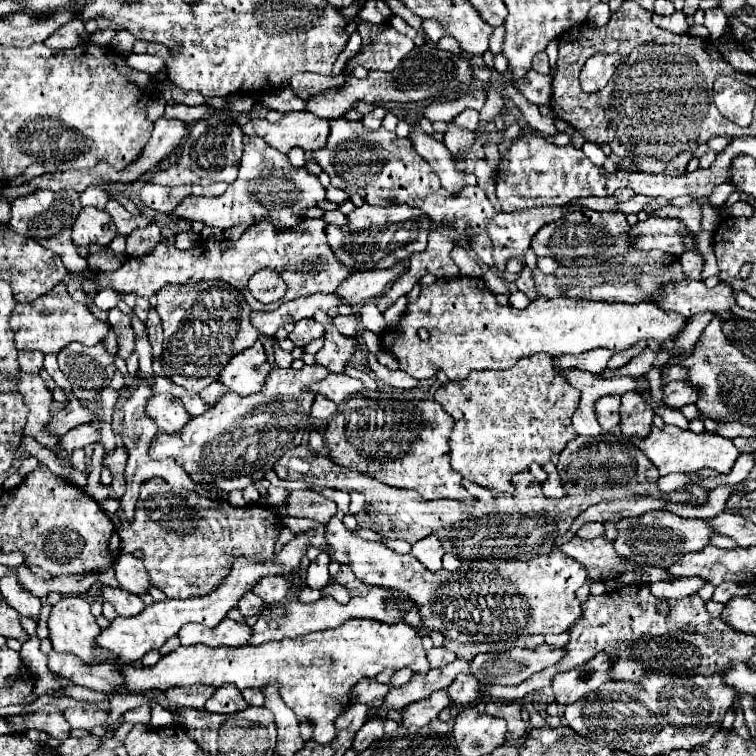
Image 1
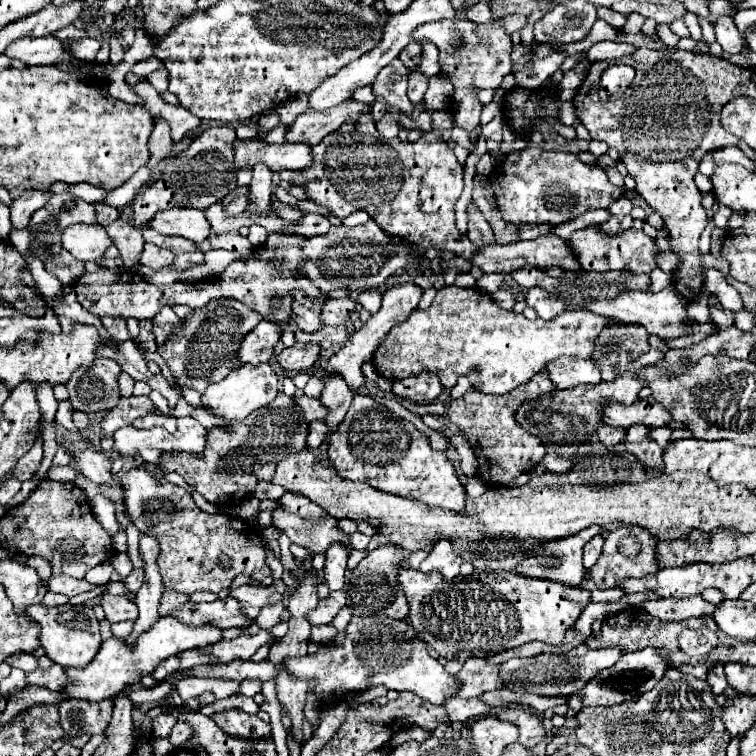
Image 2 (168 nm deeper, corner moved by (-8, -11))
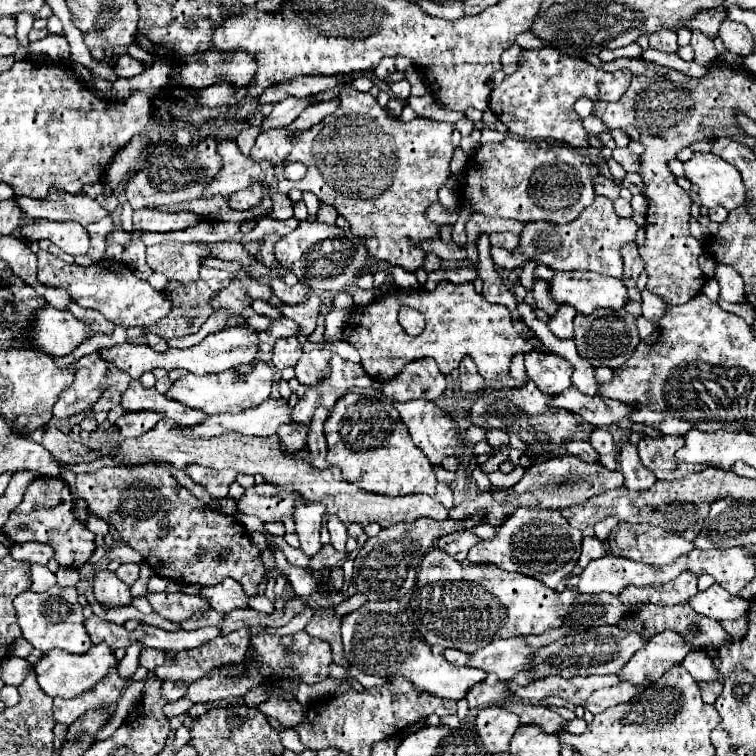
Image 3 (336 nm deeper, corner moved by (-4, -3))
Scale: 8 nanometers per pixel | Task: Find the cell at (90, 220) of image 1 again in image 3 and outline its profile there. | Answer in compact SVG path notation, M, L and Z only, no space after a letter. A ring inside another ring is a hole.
M37 220L23 224L19 230L21 238L27 242L39 242L39 240L51 240L57 244L63 252L71 256L87 254L89 250L89 234L87 230L77 222L49 222L49 220Z

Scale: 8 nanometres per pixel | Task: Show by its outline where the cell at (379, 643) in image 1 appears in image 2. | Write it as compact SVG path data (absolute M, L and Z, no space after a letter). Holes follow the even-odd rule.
M353 616L347 630L339 632L331 644L321 644L321 648L315 654L299 658L283 658L281 664L273 664L269 658L263 658L261 662L233 660L229 664L203 664L171 676L169 684L175 686L179 680L185 680L189 676L233 680L233 682L257 680L259 684L265 682L275 684L281 672L287 672L295 680L305 680L307 684L313 682L317 708L325 706L331 708L335 706L335 702L341 702L341 698L349 700L353 694L373 688L377 684L383 684L399 692L409 690L427 702L443 704L461 686L455 676L447 674L443 666L433 656L429 656L427 646L419 640L415 628L411 628L407 620L395 620L387 616Z

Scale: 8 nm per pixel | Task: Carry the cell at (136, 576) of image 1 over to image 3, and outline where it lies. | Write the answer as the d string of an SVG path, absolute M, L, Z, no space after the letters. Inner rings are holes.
M121 564L117 570L117 578L131 586L139 578L139 566L137 564Z

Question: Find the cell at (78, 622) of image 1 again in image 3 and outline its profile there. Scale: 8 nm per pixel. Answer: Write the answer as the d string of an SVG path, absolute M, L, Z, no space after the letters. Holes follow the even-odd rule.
M49 588L47 592L31 592L25 590L13 600L13 608L17 614L19 628L23 632L23 638L37 650L45 652L51 648L65 650L69 654L83 654L91 648L91 638L83 626L83 612L81 604L77 602L77 590L71 588Z

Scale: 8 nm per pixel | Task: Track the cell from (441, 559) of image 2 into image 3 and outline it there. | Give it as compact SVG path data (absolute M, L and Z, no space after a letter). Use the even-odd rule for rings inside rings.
M455 532L437 540L437 548L443 548L455 560L465 560L467 552L479 542L481 538L473 532Z

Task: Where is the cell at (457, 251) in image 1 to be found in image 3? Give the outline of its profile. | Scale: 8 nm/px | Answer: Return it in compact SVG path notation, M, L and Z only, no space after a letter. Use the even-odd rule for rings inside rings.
M392 267L389 269L389 272L394 276L394 283L398 288L407 290L419 288L415 273L407 272L399 267Z

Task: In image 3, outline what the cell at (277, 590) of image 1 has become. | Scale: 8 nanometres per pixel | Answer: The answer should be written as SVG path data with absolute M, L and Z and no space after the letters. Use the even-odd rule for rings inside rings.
M225 578L217 586L201 588L199 596L207 596L207 600L211 600L211 608L217 612L231 612L237 608L247 608L247 602L249 602L249 596L243 592L239 582L231 578Z

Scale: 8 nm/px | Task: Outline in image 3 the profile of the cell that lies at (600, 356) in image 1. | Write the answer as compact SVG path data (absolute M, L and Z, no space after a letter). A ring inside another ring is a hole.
M537 350L527 352L525 370L527 370L527 376L545 394L557 394L557 392L571 388L573 366L557 354L545 354Z

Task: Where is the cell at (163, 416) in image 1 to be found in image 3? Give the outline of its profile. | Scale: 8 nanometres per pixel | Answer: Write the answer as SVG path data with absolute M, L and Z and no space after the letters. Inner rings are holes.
M127 412L115 420L115 426L121 432L121 436L125 436L125 438L141 436L141 434L149 432L159 422L159 418L163 418L163 416L157 412Z

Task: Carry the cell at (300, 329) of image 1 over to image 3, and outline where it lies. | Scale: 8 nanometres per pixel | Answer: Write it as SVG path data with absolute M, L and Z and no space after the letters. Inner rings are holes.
M289 336L289 338L281 338L275 342L275 348L273 348L273 366L277 370L283 370L287 366L295 366L299 356L303 354L301 350L301 344L295 336Z

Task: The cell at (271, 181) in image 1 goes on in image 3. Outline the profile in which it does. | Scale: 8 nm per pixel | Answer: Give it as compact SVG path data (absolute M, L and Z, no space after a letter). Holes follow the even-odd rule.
M143 208L139 212L133 212L133 230L143 232L173 232L173 230L185 230L197 222L197 216L191 212L181 214L163 214L151 208Z

